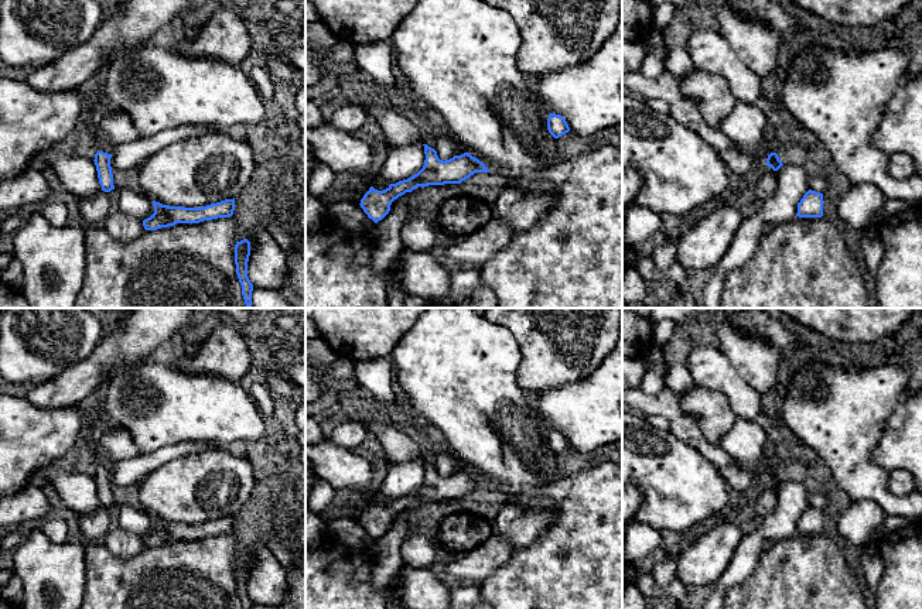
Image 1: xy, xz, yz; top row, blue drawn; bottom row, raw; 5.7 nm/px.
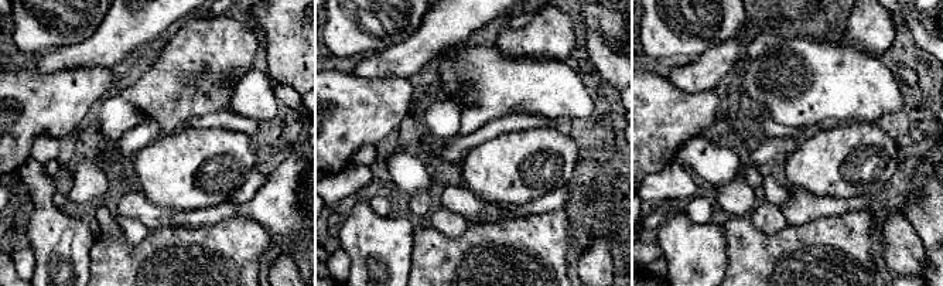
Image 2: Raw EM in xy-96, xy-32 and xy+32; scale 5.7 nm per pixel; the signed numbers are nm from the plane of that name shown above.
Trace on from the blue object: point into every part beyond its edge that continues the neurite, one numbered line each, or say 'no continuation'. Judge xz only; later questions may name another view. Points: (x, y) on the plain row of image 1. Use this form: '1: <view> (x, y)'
no continuation

